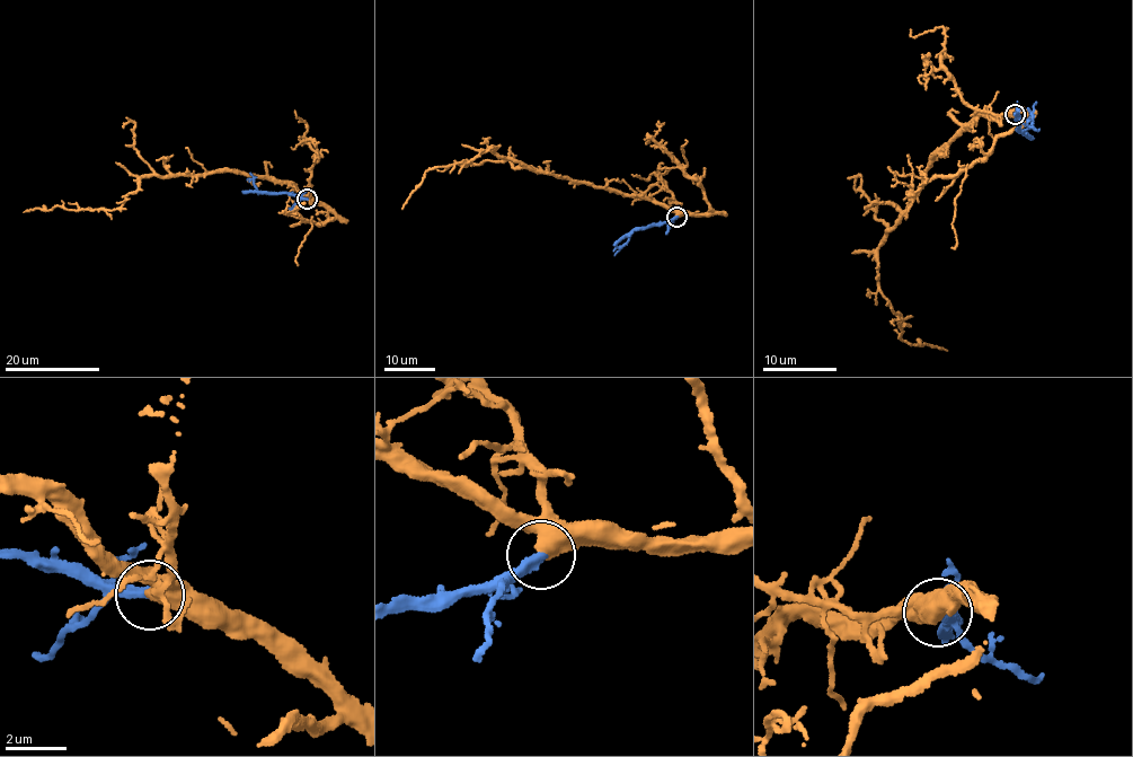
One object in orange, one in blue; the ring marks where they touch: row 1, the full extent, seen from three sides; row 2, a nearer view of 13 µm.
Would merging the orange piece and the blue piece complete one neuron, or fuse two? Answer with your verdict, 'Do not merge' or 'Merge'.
Merge

